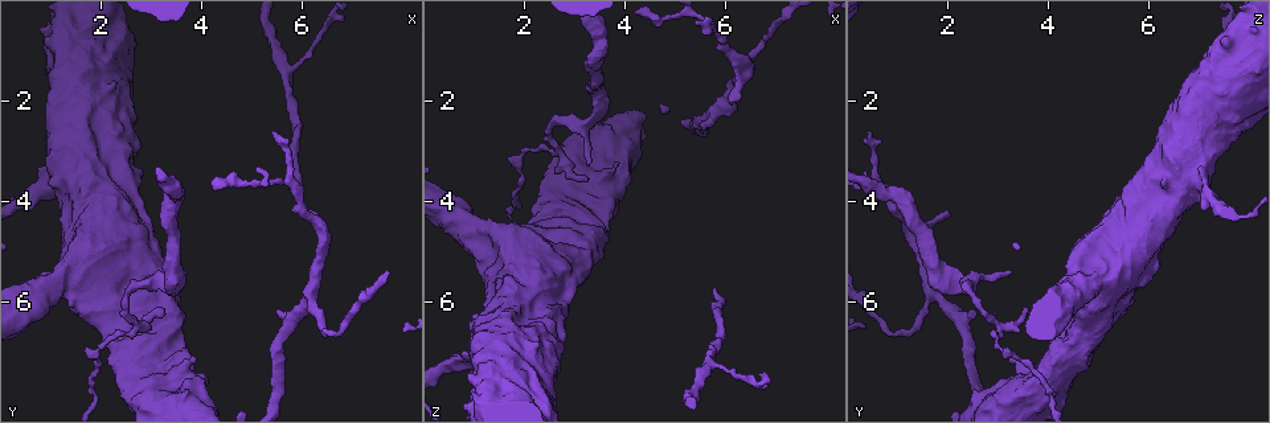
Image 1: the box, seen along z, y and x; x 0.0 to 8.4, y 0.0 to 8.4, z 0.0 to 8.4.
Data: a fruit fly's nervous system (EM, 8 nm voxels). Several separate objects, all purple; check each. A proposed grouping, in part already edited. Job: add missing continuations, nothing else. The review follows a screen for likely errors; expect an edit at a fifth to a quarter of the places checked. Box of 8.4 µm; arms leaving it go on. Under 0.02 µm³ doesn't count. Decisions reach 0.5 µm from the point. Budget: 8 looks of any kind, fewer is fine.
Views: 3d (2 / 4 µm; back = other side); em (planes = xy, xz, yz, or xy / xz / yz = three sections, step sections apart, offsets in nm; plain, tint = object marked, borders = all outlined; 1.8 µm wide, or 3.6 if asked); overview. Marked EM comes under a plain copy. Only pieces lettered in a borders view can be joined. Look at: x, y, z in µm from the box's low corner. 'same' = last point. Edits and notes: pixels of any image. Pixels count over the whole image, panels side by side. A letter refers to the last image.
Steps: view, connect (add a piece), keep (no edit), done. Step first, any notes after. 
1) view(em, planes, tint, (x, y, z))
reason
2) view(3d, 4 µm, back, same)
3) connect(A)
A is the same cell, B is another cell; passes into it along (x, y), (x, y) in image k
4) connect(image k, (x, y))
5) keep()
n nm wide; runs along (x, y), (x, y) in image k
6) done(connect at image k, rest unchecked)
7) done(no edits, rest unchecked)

view(3d, 2 µm, (5.80, 3.80, 5.70))

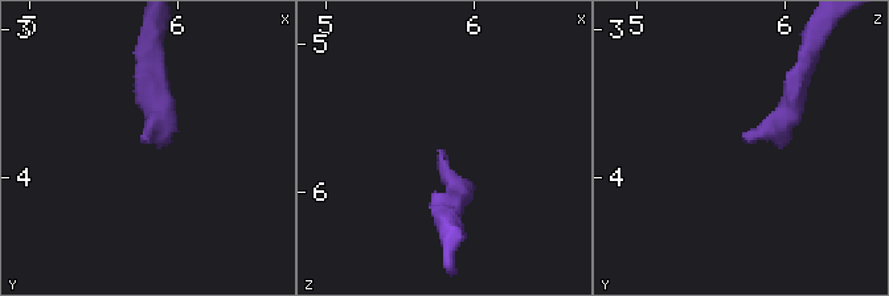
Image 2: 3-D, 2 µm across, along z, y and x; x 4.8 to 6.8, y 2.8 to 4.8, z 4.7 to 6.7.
view(em, yz, step 4, borders, (5.80, 3.78, 5.72))

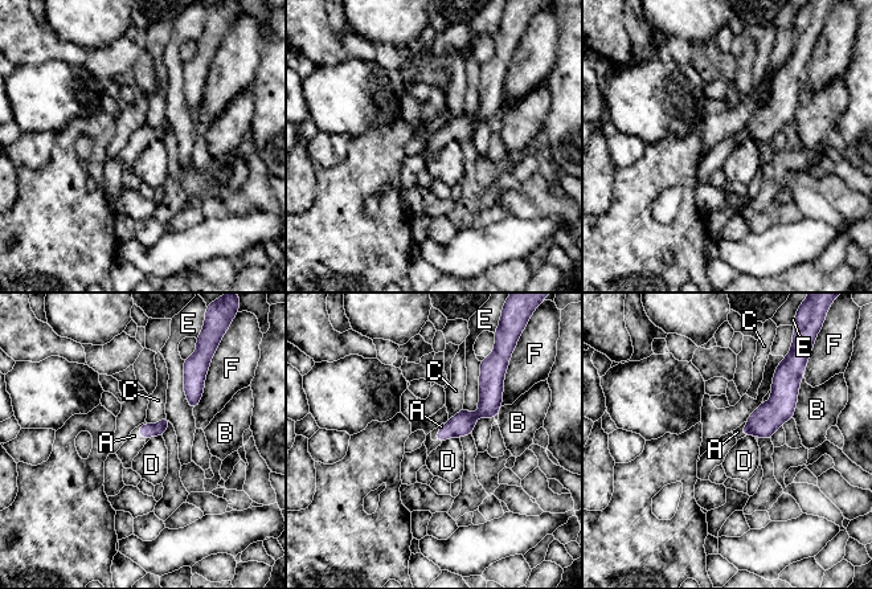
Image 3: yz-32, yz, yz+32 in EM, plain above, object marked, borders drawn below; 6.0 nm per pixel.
connect(A)
A is the same cell, B, C, D, E and F are other cells; passes into it along (146, 430), (138, 430), (134, 436) in image 3; the neuron continues

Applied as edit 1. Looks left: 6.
view(3d, 2 µm, (6.15, 4.30, 2.05))
branch stops here

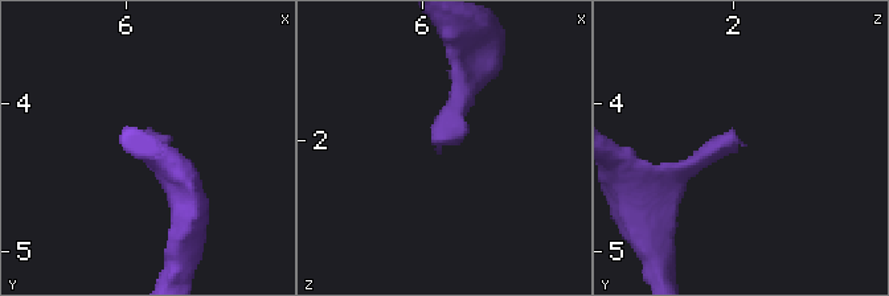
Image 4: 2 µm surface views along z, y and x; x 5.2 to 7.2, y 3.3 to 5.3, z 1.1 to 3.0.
view(em, planes, tint, (6.10, 4.30, 2.08))
need the tissue

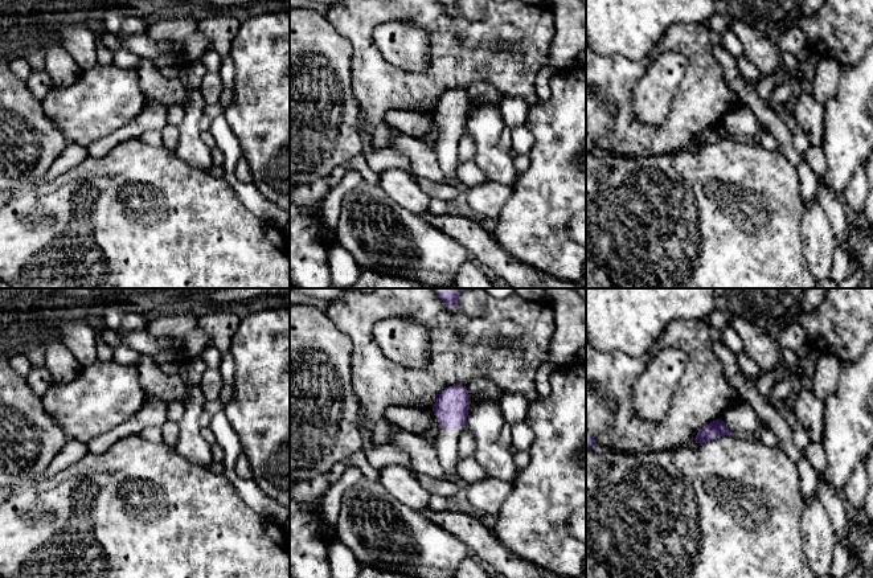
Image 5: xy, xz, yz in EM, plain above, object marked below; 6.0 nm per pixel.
view(em, planes, borders, same)
see the neighbours

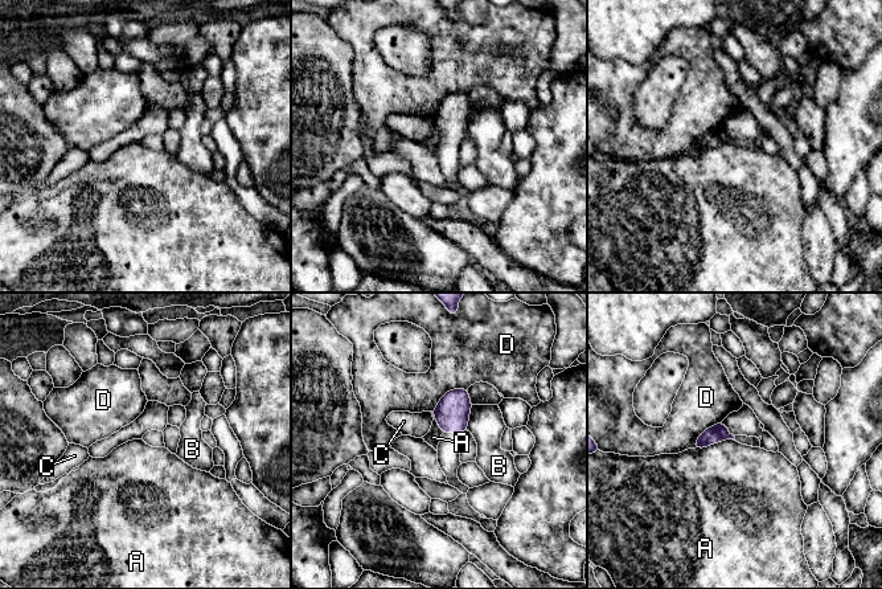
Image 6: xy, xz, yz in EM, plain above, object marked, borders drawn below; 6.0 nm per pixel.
keep()
A, B, C and D are other cells; border along (733, 438), (725, 438), (693, 449) in image 6; no lettered piece goes on from it

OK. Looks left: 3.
view(em, yz, step 8, tint, (3.35, 5.40, 3.20))

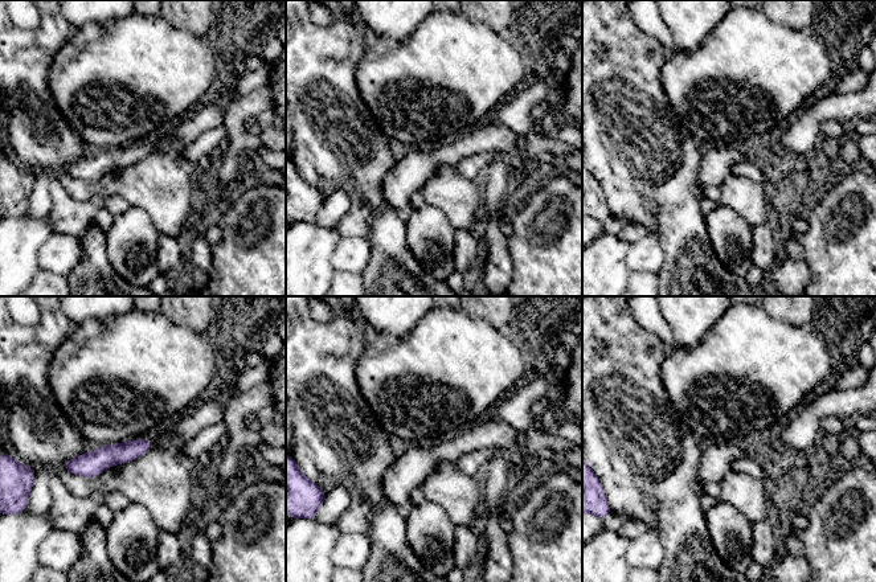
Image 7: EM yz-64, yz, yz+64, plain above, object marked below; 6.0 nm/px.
view(em, planes, borders, same)
cut it another way

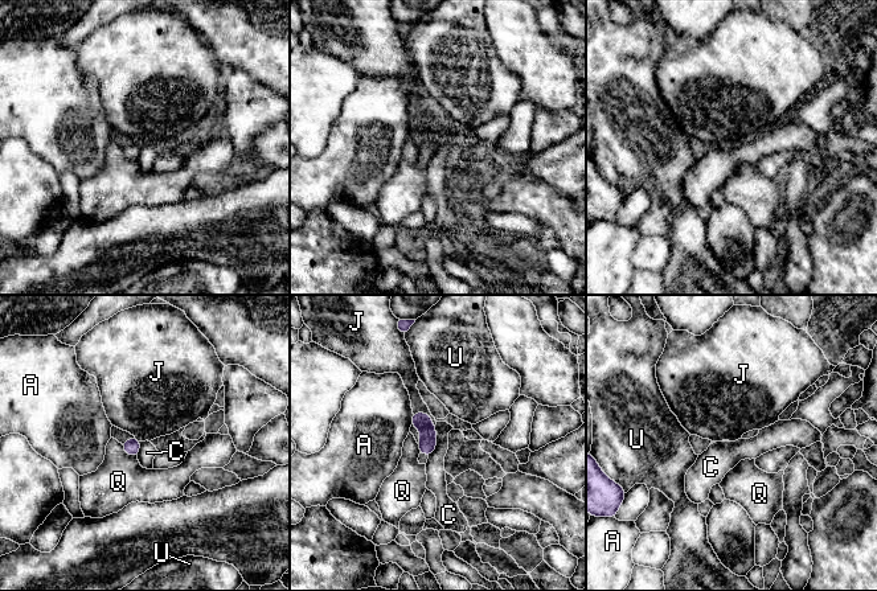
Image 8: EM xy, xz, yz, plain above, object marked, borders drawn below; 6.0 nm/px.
keep()
A, C, J, Q and U are other cells; border along (435, 426), (435, 448), (429, 456) in image 8; none of them fits

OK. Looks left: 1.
done(connect at image 3, rest unchecked)

